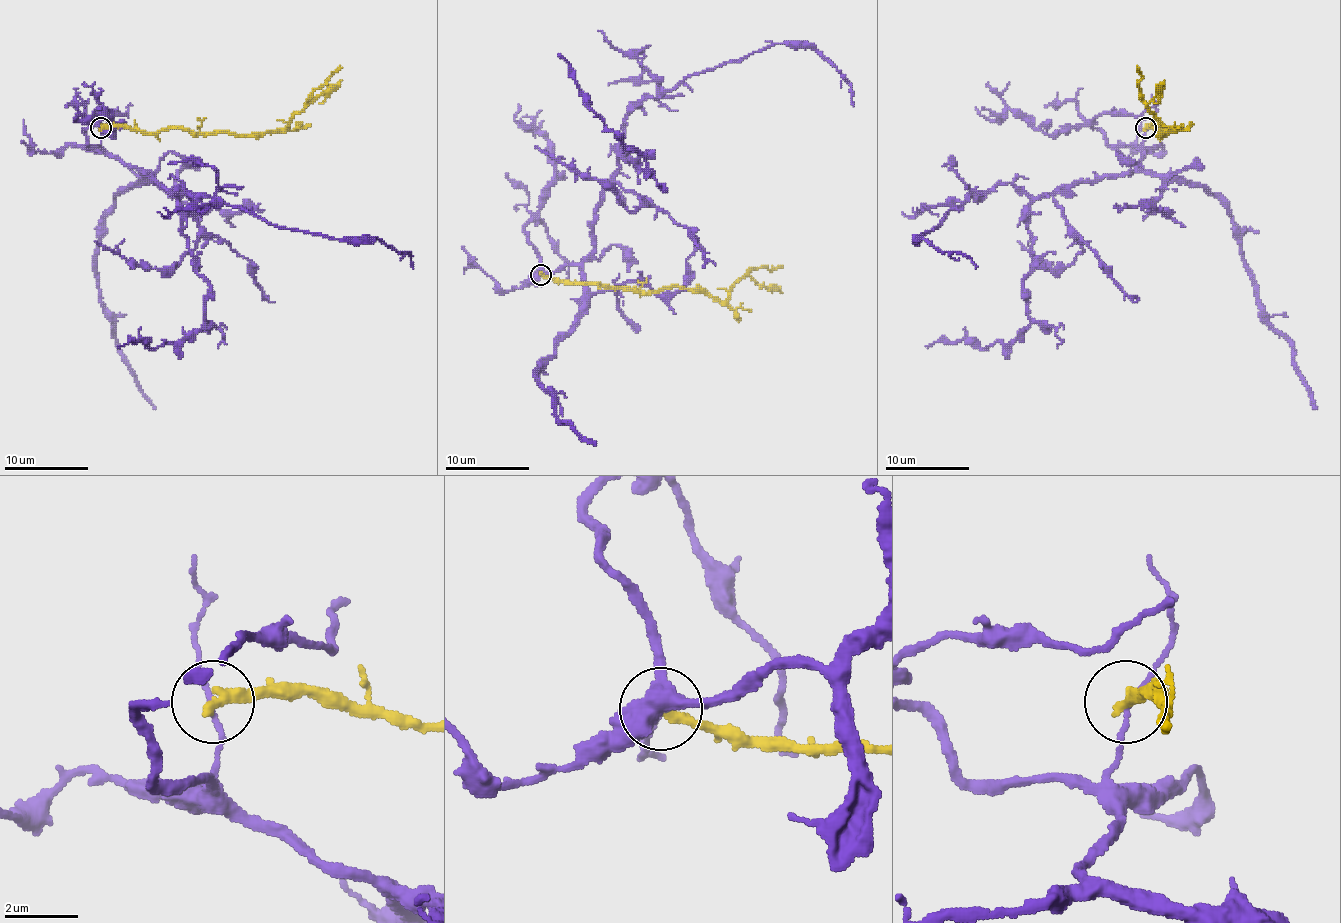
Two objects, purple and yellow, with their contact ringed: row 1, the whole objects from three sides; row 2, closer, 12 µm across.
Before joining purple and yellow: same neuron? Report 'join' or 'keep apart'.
keep apart

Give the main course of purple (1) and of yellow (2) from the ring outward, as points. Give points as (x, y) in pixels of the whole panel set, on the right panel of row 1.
1: (1145, 128), (1137, 168), (1120, 176), (1076, 180), (1038, 197), (996, 183), (915, 239), (965, 254), (975, 268)
2: (1145, 128), (1151, 126), (1156, 132), (1160, 128), (1164, 134), (1158, 134), (1172, 130), (1143, 99), (1137, 65)

